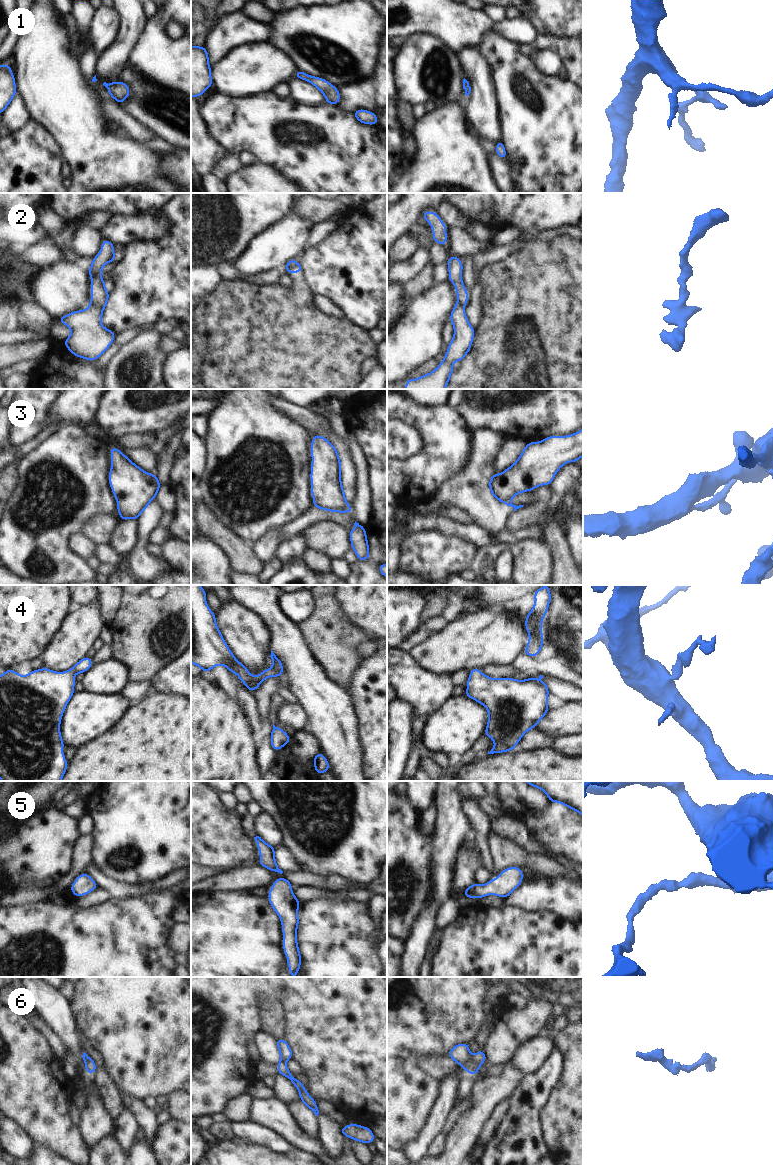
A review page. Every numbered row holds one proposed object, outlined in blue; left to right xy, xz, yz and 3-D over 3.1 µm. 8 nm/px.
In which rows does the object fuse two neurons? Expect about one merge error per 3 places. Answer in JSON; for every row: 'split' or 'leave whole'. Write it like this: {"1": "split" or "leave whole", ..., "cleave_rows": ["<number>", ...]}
{"1": "leave whole", "2": "split", "3": "split", "4": "leave whole", "5": "leave whole", "6": "split", "cleave_rows": ["2", "3", "6"]}

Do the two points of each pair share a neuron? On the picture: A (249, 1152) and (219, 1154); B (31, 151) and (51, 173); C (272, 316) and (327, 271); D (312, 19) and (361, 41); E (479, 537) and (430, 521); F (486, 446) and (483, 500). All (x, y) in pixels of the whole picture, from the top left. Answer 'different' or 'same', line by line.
A: same
B: same
C: different
D: same
E: same
F: same

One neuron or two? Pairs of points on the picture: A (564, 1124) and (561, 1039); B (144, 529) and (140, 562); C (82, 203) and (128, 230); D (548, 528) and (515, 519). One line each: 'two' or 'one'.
A: one
B: one
C: two
D: one

